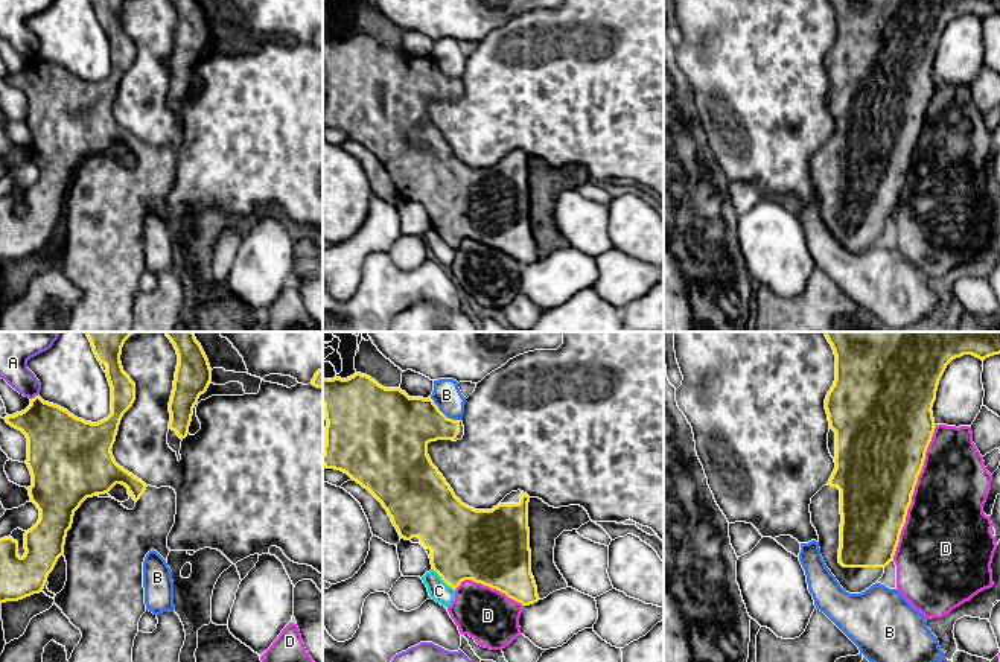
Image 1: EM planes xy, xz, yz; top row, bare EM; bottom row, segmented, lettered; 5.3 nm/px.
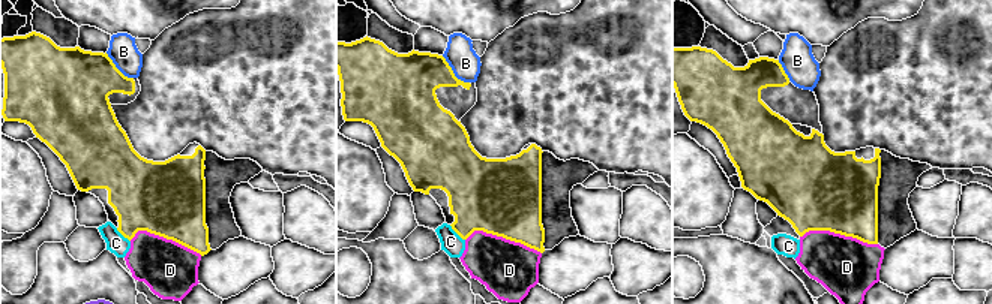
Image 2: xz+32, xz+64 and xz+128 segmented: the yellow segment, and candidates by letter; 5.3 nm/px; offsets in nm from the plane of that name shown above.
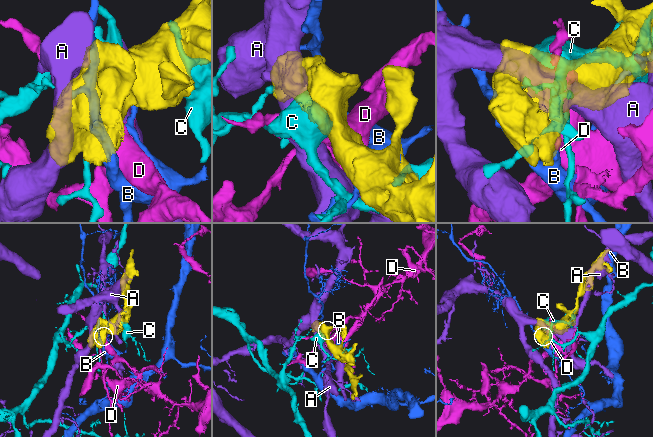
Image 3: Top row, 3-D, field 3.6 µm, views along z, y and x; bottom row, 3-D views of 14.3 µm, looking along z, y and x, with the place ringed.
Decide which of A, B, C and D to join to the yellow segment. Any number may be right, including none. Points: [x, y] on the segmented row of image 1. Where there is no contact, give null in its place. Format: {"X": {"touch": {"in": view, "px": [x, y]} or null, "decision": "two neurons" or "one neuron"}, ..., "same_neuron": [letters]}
{"A": {"touch": {"in": "xy", "px": [35, 396]}, "decision": "two neurons"}, "B": {"touch": {"in": "xz", "px": [442, 413]}, "decision": "two neurons"}, "C": {"touch": {"in": "xz", "px": [443, 580]}, "decision": "two neurons"}, "D": {"touch": {"in": "yz", "px": [912, 493]}, "decision": "two neurons"}, "same_neuron": []}

